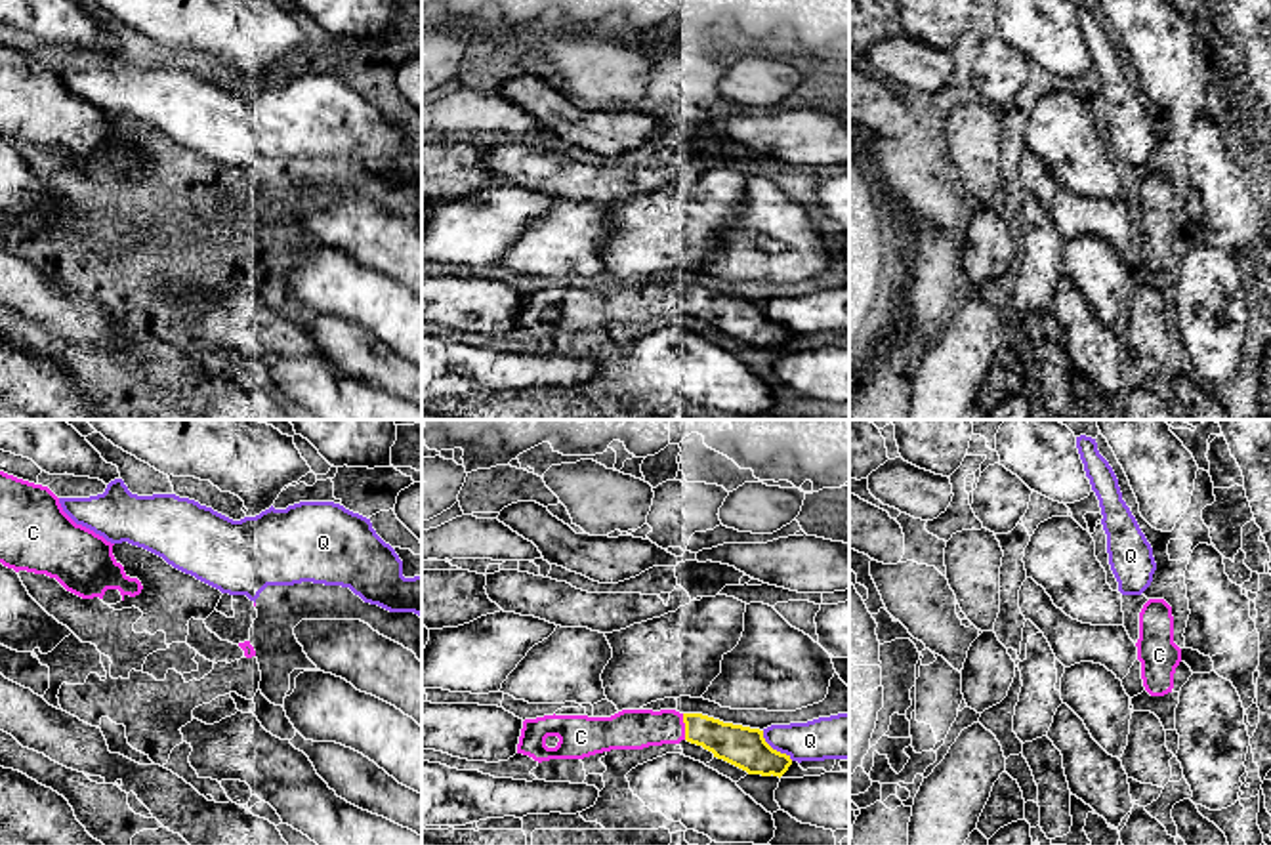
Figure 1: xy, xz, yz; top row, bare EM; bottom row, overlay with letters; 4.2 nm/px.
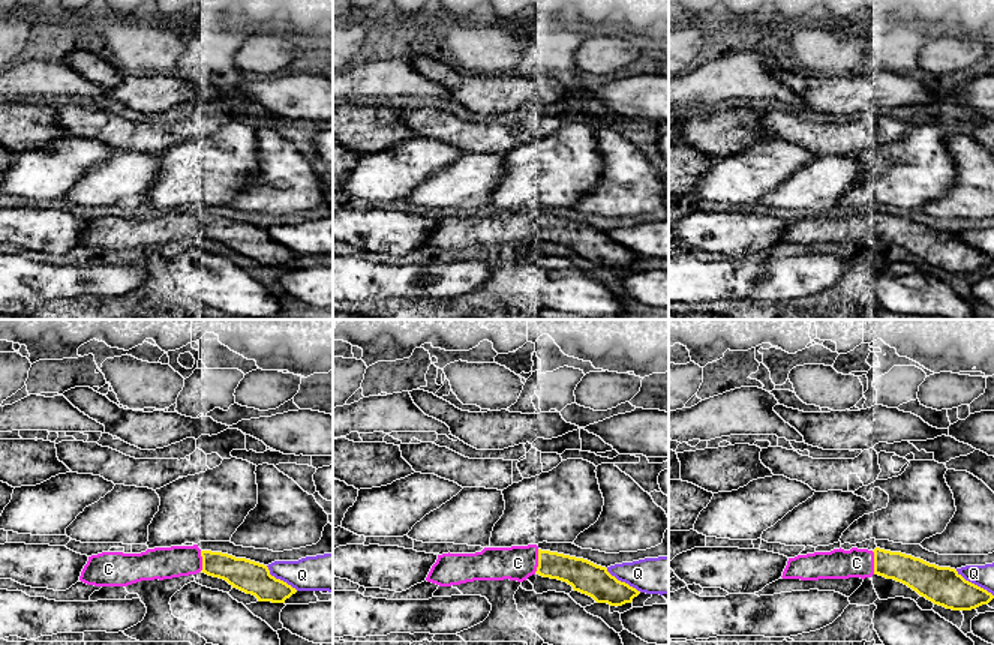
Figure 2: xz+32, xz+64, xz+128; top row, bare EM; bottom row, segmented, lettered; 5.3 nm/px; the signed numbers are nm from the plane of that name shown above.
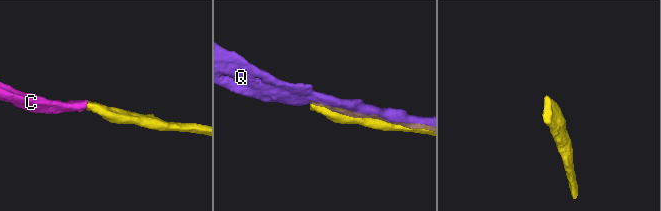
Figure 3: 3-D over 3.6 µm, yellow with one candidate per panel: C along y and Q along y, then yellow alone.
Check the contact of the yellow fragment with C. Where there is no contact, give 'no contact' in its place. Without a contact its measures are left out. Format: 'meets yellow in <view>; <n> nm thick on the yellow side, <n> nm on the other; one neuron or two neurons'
meets yellow in xz; 170 nm thick on the yellow side, 180 nm on the other; one neuron

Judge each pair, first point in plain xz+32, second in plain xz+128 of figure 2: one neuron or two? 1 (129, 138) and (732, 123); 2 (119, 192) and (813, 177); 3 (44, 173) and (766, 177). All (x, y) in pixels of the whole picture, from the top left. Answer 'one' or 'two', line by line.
1: two
2: one
3: one

